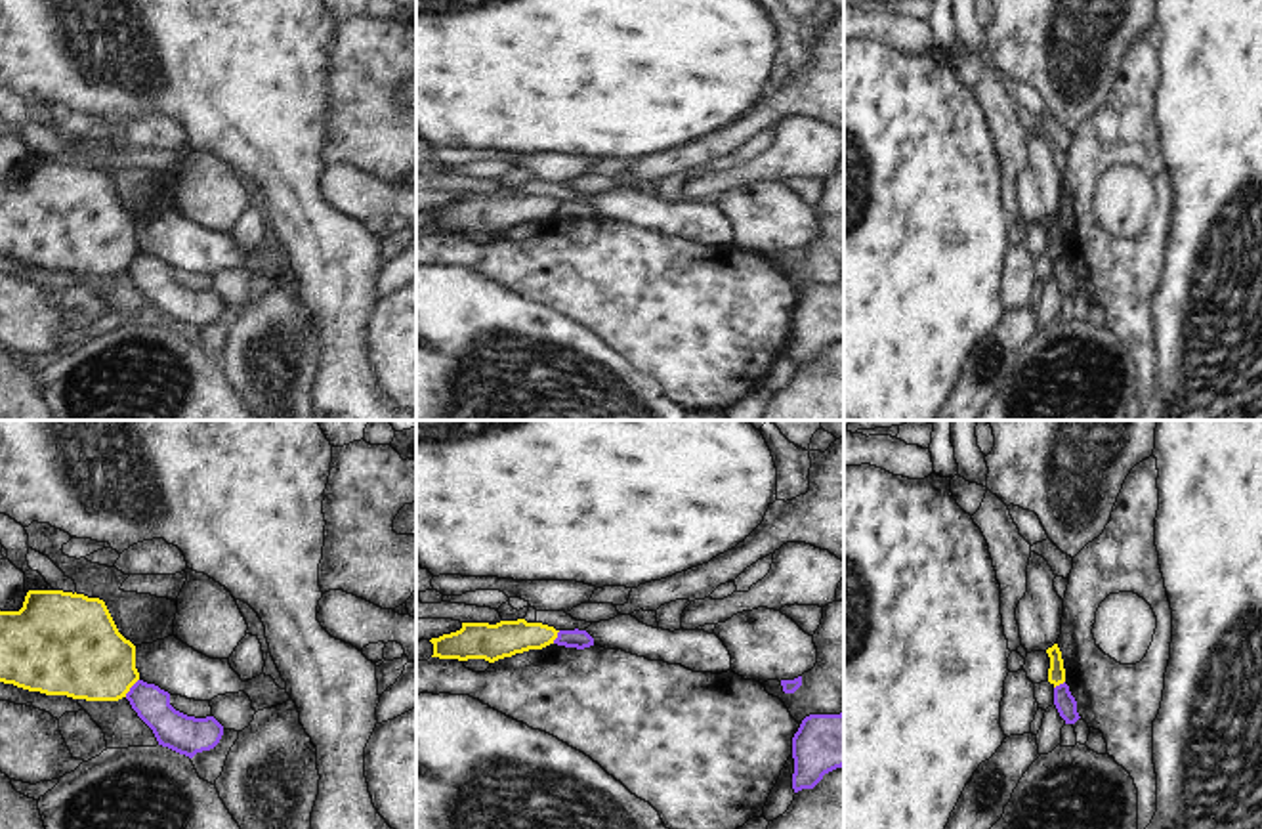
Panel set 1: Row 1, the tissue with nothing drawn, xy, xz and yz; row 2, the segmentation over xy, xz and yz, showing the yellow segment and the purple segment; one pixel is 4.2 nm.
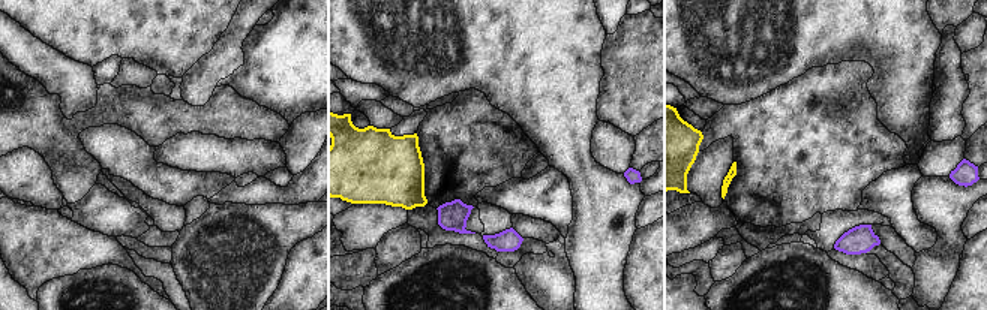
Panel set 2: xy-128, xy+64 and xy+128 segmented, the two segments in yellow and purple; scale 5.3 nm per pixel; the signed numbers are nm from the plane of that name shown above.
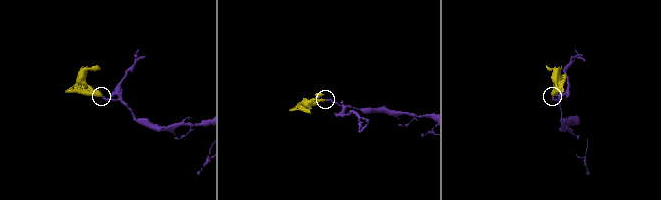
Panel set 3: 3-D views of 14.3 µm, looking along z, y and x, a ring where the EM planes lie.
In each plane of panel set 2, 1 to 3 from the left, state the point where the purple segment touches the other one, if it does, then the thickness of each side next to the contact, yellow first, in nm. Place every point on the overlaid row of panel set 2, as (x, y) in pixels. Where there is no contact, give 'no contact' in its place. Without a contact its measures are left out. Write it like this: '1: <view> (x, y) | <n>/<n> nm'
1: no contact
2: no contact
3: no contact

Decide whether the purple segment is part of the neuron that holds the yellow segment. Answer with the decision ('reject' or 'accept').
reject

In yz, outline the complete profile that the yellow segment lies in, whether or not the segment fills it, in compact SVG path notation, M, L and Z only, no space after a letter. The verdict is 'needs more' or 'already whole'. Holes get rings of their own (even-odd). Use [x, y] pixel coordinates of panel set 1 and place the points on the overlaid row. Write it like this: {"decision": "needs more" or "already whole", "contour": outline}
{"decision": "already whole", "contour": "M1058 644L1046 649L1050 657L1048 682L1056 688L1065 682L1063 659Z"}

